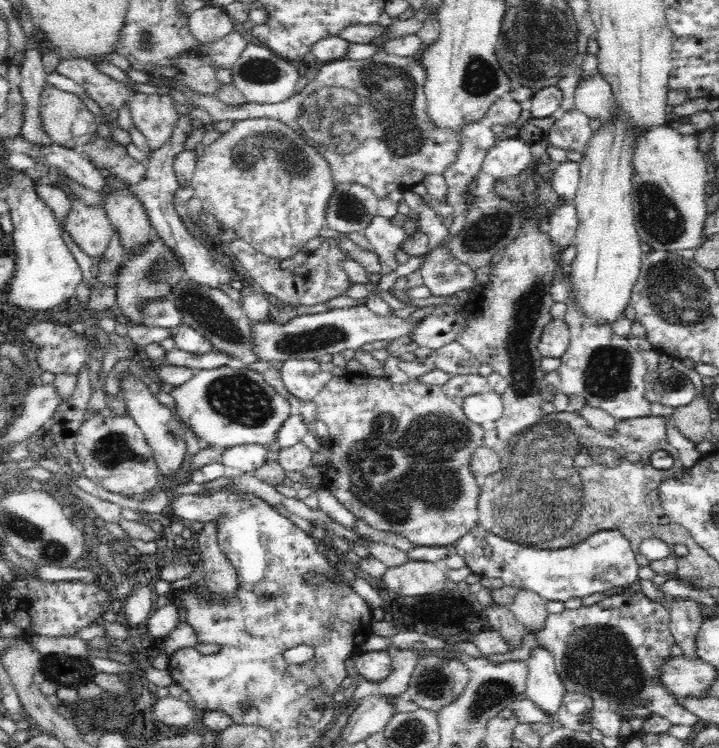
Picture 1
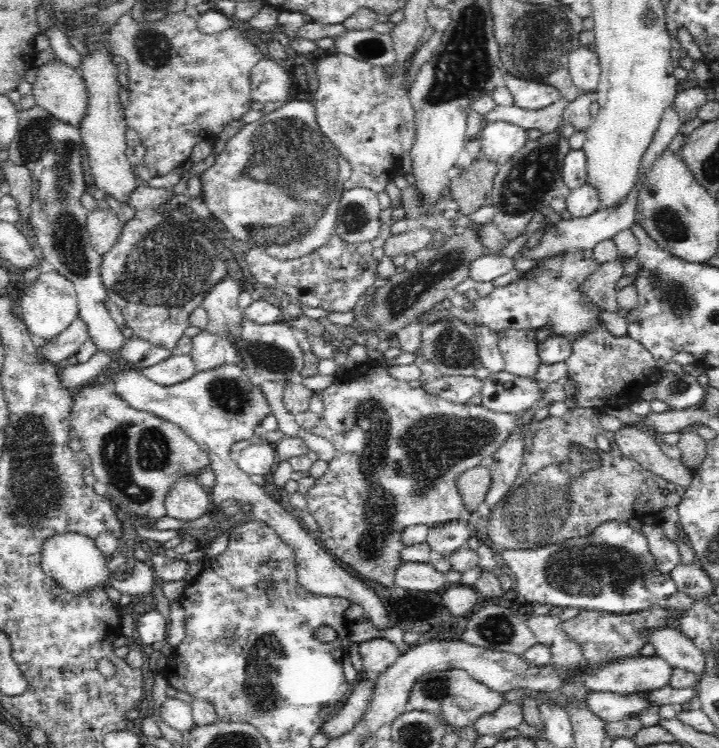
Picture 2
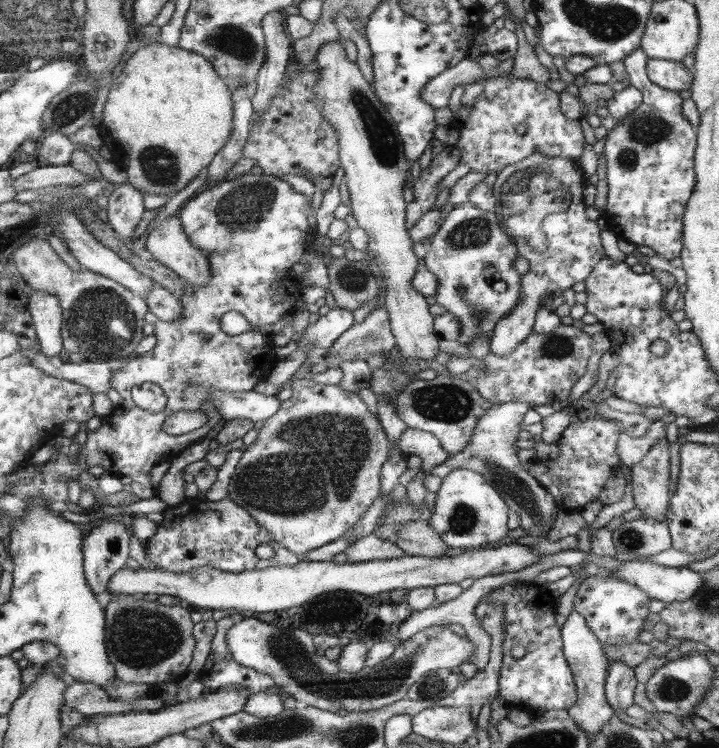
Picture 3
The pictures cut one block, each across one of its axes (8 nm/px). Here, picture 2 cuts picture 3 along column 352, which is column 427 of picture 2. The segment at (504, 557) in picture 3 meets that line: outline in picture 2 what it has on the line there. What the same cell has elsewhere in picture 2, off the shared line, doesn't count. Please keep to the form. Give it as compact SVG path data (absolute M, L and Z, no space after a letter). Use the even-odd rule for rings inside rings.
M404 561L396 569L394 582L400 588L420 592L434 592L448 586L444 573L429 562Z

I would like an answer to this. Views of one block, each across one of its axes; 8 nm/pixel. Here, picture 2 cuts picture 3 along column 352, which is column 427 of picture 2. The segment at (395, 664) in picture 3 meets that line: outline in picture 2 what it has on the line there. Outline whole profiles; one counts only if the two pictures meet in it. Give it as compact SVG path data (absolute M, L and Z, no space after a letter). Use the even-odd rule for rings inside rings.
M444 669L425 673L416 680L410 691L410 698L405 711L420 710L443 717L456 728L456 732L472 725L480 716L494 712L504 706L503 694L487 688L484 684L471 678L471 674L462 669Z

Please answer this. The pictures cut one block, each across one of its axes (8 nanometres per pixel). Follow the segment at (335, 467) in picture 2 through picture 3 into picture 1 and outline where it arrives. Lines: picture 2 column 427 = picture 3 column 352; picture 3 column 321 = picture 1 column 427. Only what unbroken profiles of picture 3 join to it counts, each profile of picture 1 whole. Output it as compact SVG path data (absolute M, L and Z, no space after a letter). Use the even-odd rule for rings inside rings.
M347 374L333 376L328 384L313 398L316 404L315 418L324 422L328 428L331 447L331 461L328 465L332 468L332 474L326 474L328 490L350 511L354 519L360 519L376 530L393 532L409 540L414 547L417 546L451 546L464 536L471 528L478 526L479 514L477 513L477 500L480 496L481 482L470 470L472 453L483 445L484 430L480 424L472 422L465 417L463 408L457 406L444 389L438 385L424 384L420 381L410 380L408 383L395 384L385 376L382 378L363 374Z

